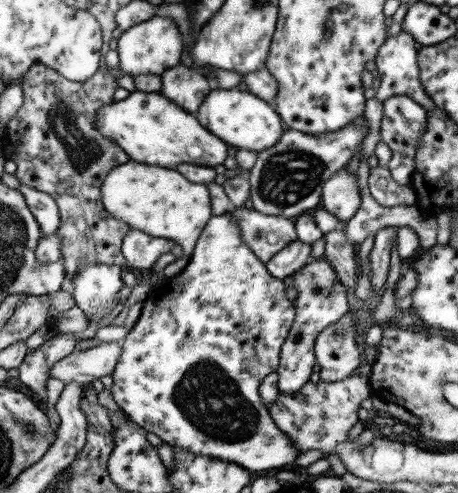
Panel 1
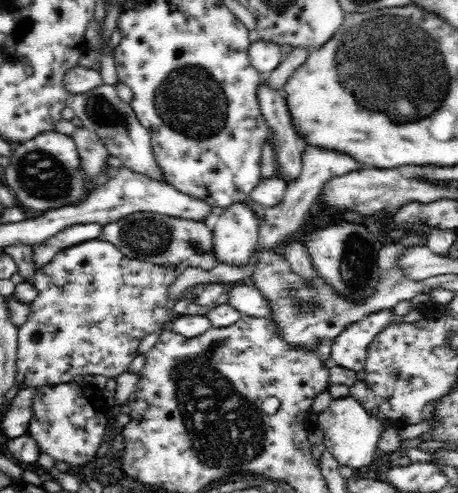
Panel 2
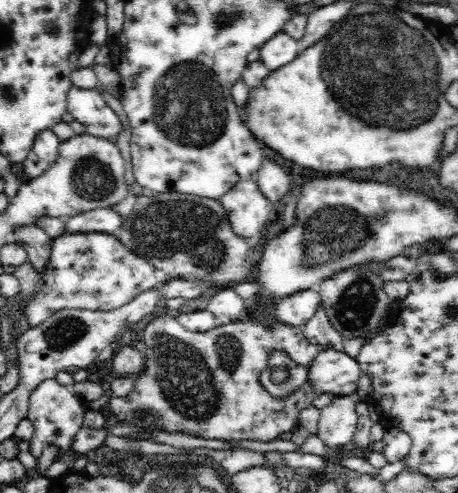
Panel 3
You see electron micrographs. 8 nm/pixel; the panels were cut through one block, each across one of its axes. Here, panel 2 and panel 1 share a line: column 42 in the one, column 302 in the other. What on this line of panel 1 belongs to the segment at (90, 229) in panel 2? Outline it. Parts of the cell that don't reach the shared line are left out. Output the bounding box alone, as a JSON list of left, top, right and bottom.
[265,240,311,280]

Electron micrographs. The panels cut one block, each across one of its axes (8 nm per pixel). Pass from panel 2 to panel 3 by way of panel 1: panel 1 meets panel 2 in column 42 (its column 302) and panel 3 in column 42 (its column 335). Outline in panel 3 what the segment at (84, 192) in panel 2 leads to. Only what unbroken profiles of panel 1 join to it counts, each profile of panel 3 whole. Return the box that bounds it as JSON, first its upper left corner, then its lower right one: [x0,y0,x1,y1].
[22,130,62,178]

